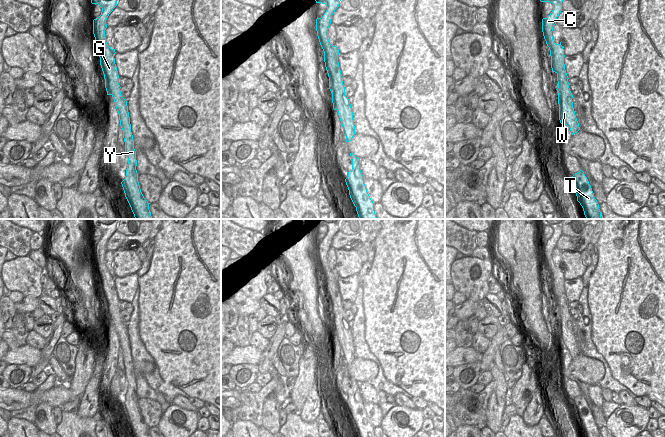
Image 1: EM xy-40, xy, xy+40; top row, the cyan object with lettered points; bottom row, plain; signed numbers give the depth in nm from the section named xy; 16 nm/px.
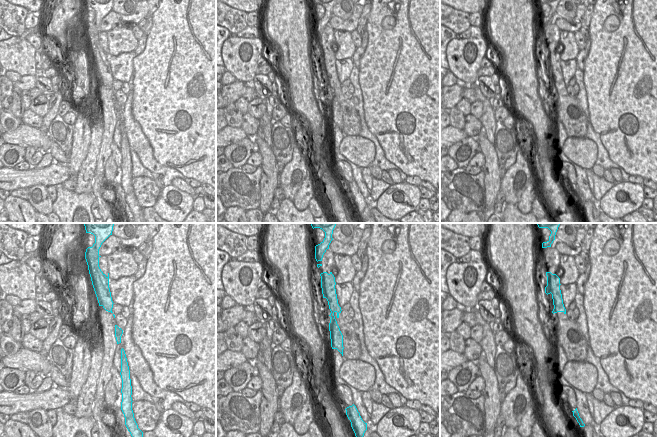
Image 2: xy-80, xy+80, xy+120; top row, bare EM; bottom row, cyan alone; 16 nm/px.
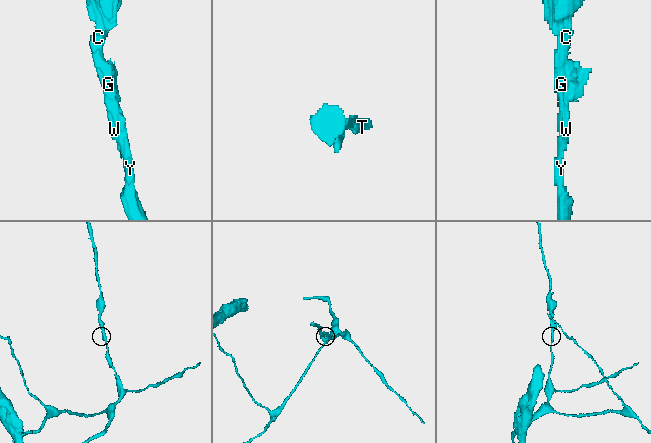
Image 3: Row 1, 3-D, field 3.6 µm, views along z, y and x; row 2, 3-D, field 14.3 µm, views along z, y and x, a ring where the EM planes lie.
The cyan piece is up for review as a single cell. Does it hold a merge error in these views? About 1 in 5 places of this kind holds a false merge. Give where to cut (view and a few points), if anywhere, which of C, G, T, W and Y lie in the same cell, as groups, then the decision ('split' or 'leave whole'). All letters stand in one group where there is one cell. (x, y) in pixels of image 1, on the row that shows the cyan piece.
no cut | C G T W Y | leave whole

